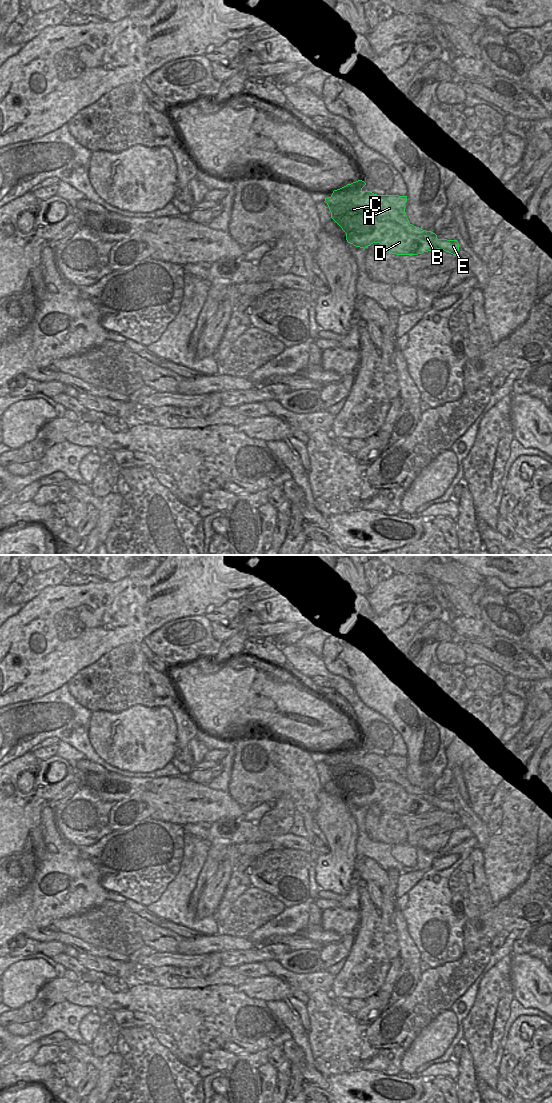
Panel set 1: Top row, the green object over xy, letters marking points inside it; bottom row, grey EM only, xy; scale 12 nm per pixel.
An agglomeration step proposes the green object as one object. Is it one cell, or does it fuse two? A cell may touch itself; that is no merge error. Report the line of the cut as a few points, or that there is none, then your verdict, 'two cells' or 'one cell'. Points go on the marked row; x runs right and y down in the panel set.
cut xy (436, 235), (433, 241), (434, 248); two cells

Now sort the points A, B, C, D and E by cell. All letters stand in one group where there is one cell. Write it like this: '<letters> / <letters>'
A B C D / E

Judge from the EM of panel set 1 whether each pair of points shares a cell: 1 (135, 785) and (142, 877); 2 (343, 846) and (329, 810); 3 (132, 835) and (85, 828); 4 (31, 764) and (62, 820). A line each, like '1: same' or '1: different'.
1: different
2: same
3: different
4: different

